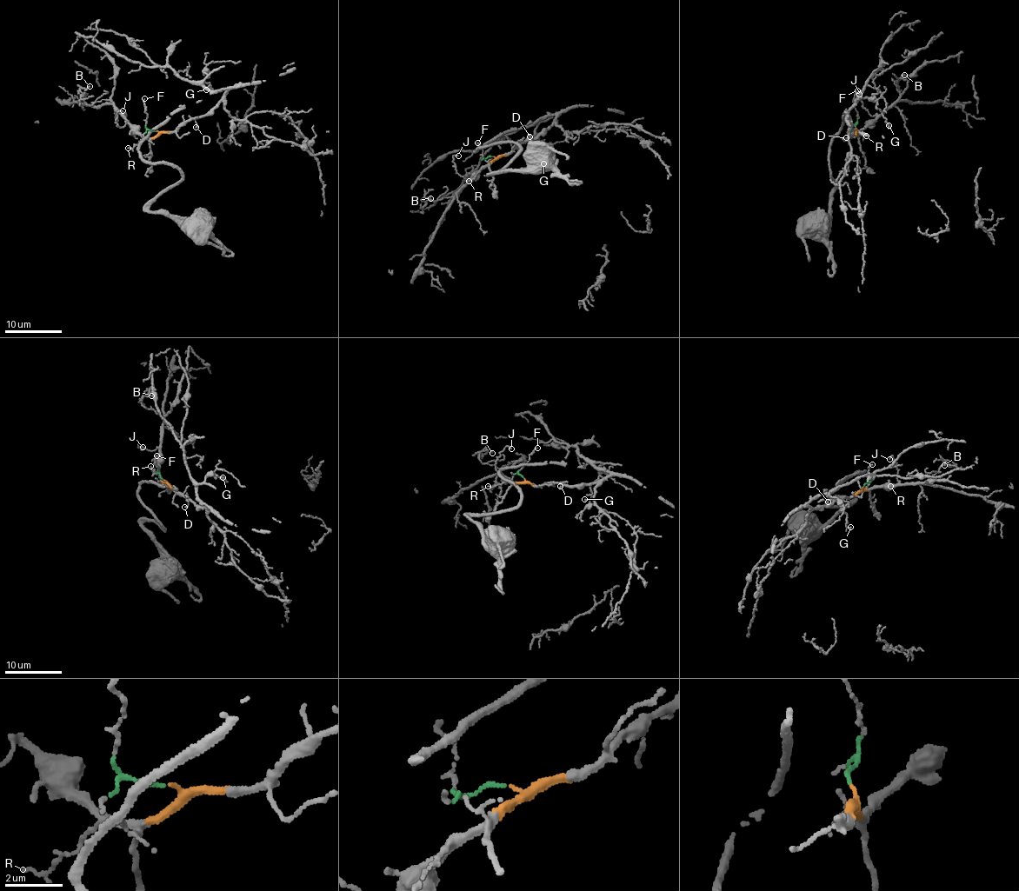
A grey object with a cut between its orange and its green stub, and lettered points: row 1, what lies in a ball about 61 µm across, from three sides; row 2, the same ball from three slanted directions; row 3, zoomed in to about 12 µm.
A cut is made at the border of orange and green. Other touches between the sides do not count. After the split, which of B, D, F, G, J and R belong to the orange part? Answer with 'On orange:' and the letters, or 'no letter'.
On orange: B, D, G, J, R

